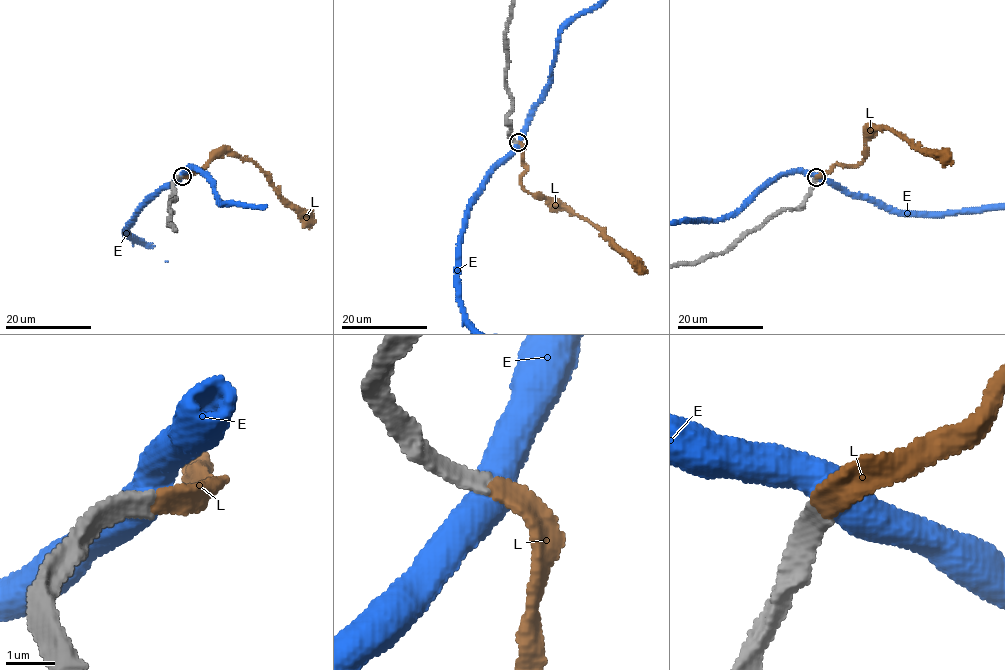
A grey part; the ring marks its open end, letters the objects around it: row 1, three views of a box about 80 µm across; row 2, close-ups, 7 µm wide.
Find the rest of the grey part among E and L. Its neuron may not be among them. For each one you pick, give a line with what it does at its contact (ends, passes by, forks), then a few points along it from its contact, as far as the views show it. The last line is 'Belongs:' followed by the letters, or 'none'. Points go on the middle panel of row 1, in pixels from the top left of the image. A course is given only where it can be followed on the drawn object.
L: it ends there; it runs (518, 143), (526, 171), (521, 185), (567, 207), (602, 231), (641, 274)
Belongs: L

